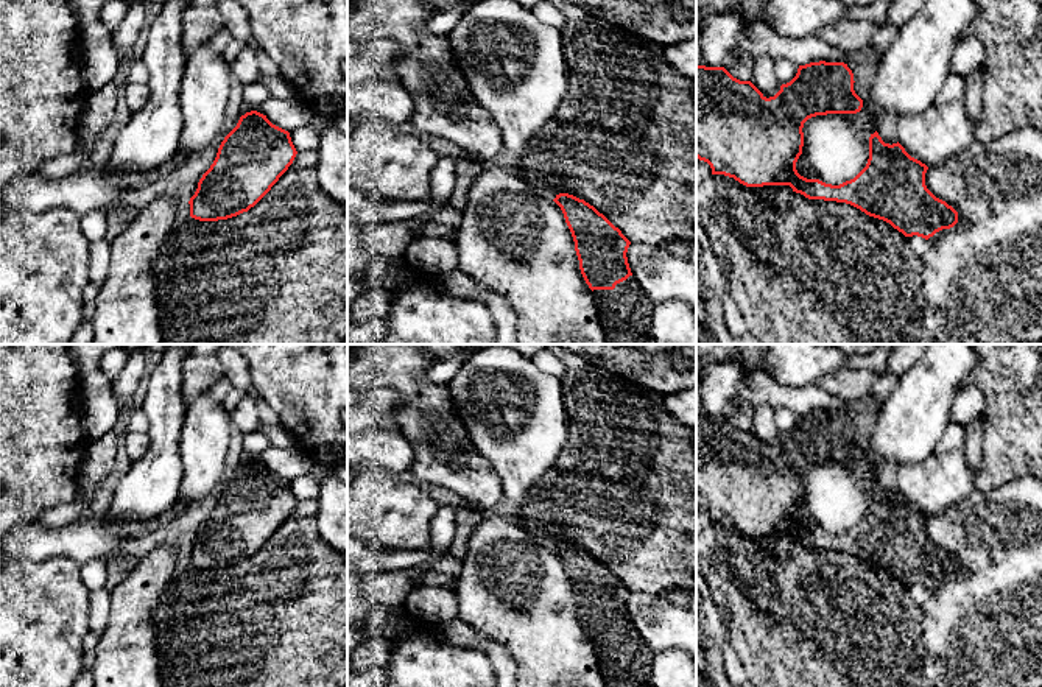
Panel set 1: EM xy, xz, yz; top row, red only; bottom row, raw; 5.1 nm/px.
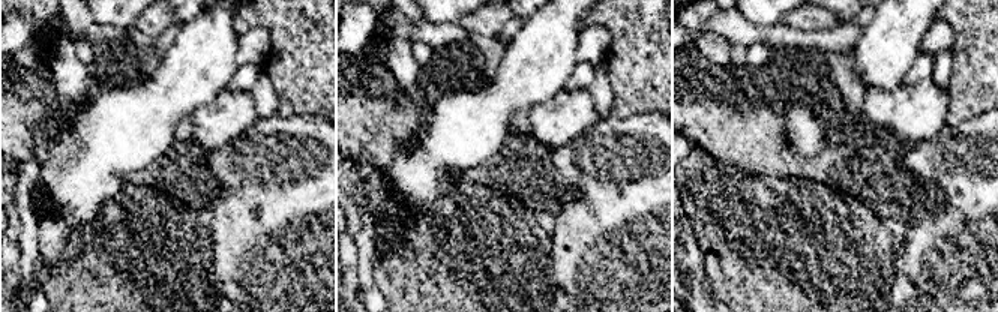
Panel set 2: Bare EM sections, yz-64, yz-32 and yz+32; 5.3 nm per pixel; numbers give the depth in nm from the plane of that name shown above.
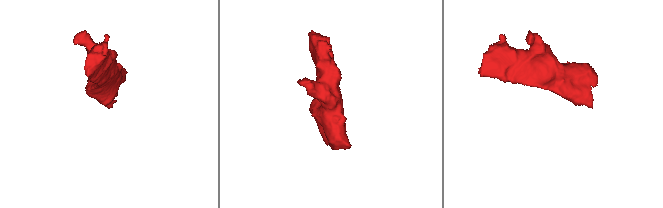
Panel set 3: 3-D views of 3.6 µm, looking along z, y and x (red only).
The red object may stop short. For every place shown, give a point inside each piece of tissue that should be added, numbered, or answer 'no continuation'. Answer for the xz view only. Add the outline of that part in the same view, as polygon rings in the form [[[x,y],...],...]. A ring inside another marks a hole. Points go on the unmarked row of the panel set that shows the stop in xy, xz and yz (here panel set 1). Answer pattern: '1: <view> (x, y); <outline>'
1: xz (625, 661); [[[634,625],[617,632],[614,639],[593,639],[593,645],[606,687],[653,687],[654,653]]]

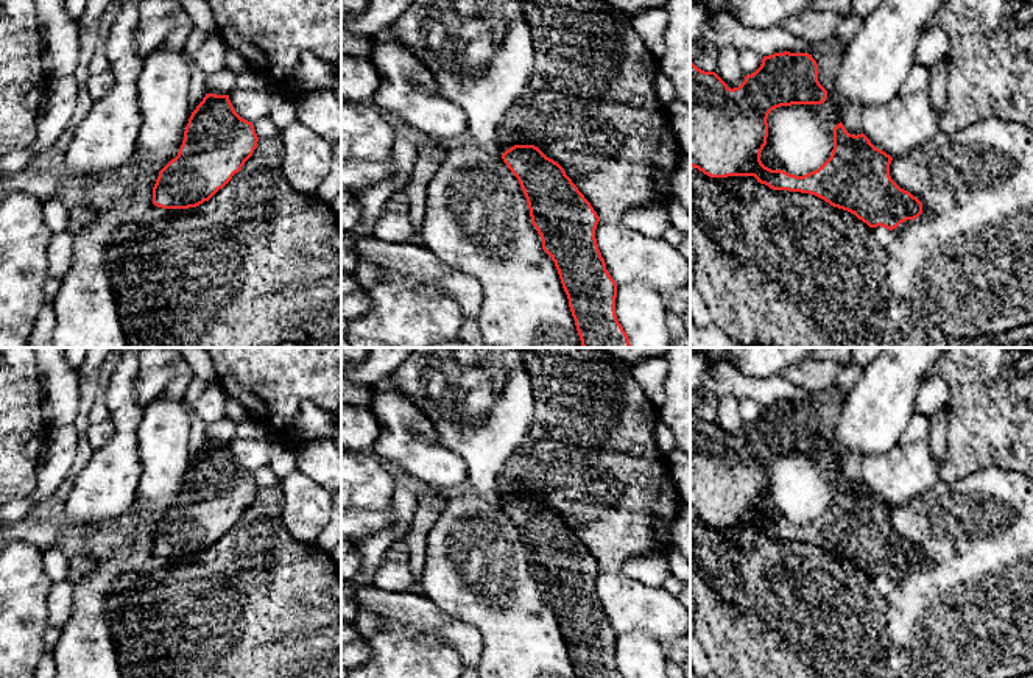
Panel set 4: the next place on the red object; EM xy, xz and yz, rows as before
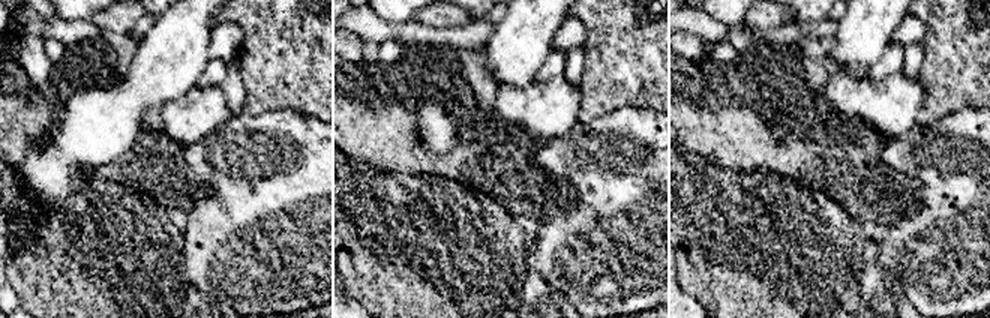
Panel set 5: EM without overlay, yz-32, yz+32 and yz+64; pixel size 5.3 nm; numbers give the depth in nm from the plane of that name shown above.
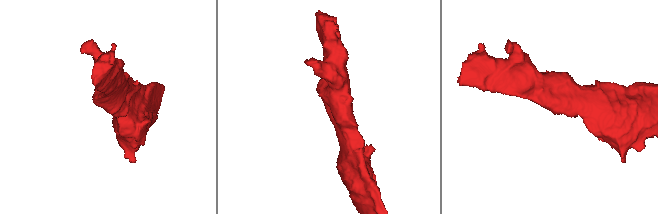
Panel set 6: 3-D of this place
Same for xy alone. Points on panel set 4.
no continuation

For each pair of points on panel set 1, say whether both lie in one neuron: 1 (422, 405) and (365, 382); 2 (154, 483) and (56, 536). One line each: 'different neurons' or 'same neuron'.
1: same neuron
2: different neurons

